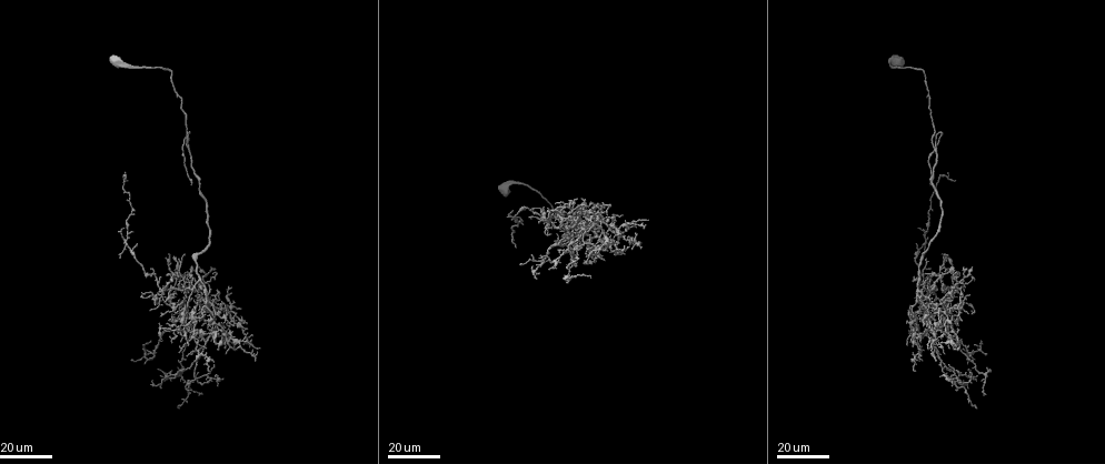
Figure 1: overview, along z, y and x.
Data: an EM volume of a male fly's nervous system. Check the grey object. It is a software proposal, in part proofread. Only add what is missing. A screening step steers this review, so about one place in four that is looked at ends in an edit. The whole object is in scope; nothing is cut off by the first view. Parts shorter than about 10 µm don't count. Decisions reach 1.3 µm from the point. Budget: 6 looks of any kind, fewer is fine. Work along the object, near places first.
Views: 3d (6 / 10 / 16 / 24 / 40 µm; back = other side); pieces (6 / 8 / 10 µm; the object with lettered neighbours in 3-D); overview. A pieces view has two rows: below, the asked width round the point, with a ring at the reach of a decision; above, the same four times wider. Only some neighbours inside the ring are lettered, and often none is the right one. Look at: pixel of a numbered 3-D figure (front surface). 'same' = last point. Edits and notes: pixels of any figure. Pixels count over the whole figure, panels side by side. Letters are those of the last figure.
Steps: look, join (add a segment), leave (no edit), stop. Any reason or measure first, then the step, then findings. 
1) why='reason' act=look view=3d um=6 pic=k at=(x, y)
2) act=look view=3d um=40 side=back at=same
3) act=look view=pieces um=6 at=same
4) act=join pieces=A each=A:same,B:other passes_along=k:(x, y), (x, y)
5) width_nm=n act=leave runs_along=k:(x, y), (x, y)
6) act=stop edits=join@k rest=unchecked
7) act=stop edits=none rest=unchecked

why='end of a long branch' act=look view=3d um=16 pic=1 at=(190, 184)

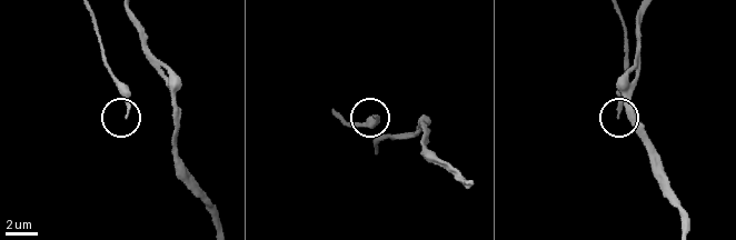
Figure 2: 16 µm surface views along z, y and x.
act=look view=pieces um=8 pic=2 at=(617, 118)

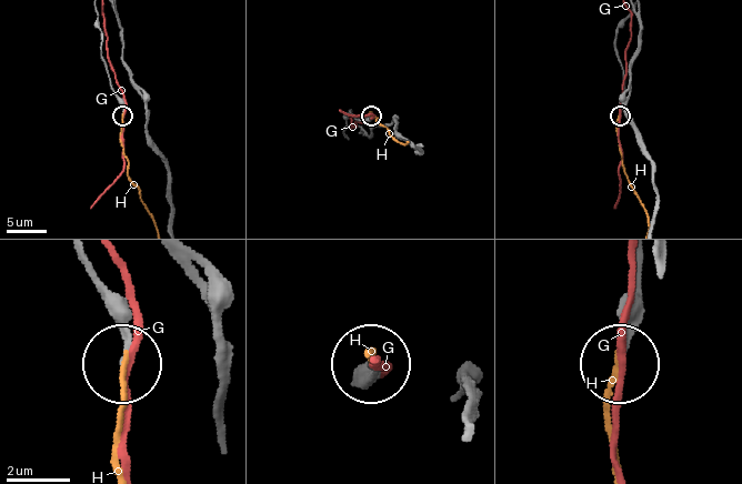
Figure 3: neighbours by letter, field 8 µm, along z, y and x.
act=join pieces=H each=G:other,H:same passes_along=3:(88, 268), (128, 350), (120, 463) found='it goes on there'

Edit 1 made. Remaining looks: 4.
why='free end' act=look view=3d um=24 pic=1 at=(913, 316)

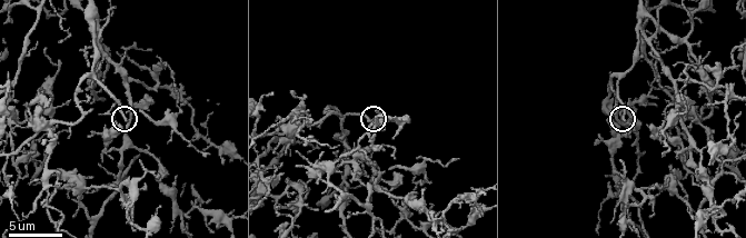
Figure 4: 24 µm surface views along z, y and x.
act=look view=pieces um=10 pic=4 at=(622, 119)

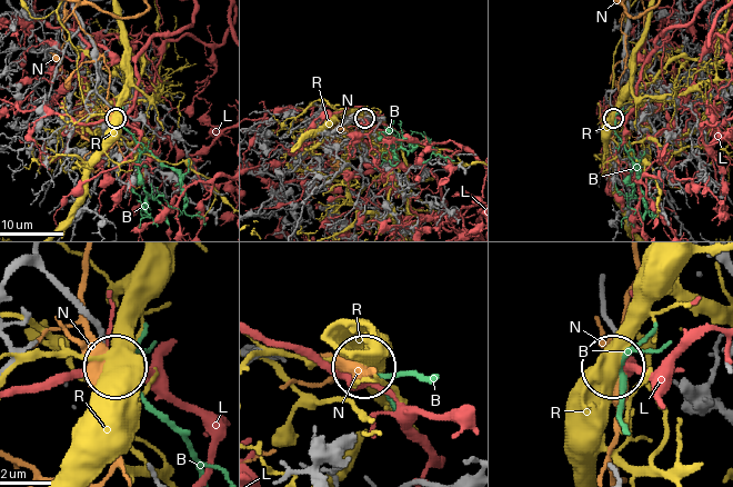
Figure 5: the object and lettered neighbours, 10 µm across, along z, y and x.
width_nm=160 act=join pieces=B each=B:same,L:other,N:other,R:other passes_along=5:(69, 300), (201, 470) found='the neuron continues'

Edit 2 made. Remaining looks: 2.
act=stop edits=join@3,join@5 rest=unchecked

